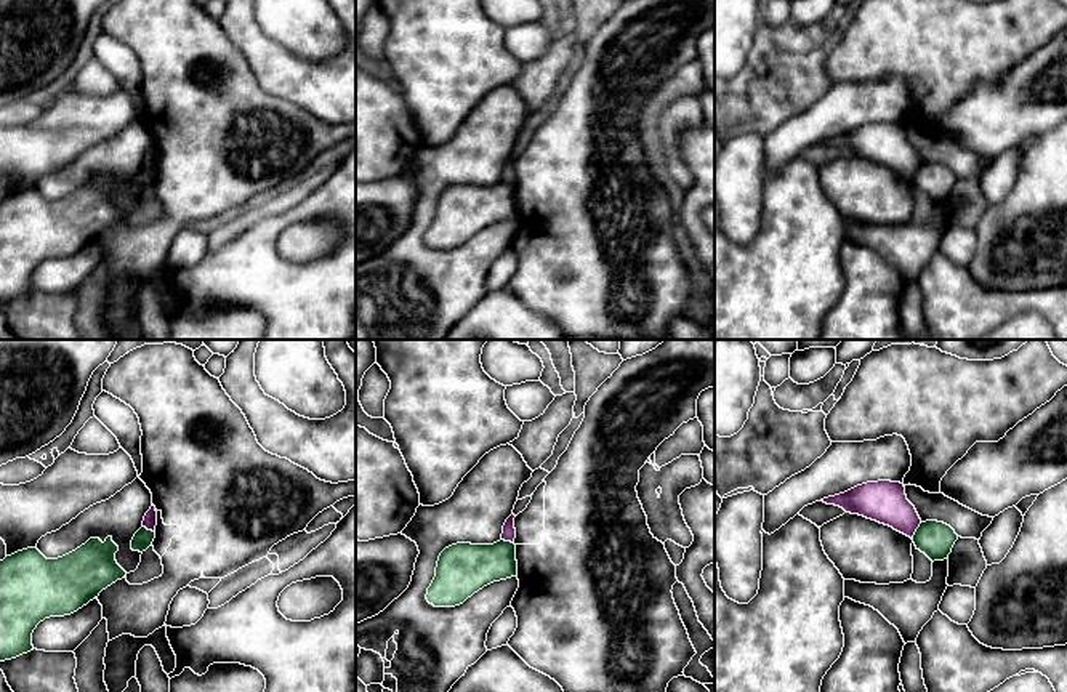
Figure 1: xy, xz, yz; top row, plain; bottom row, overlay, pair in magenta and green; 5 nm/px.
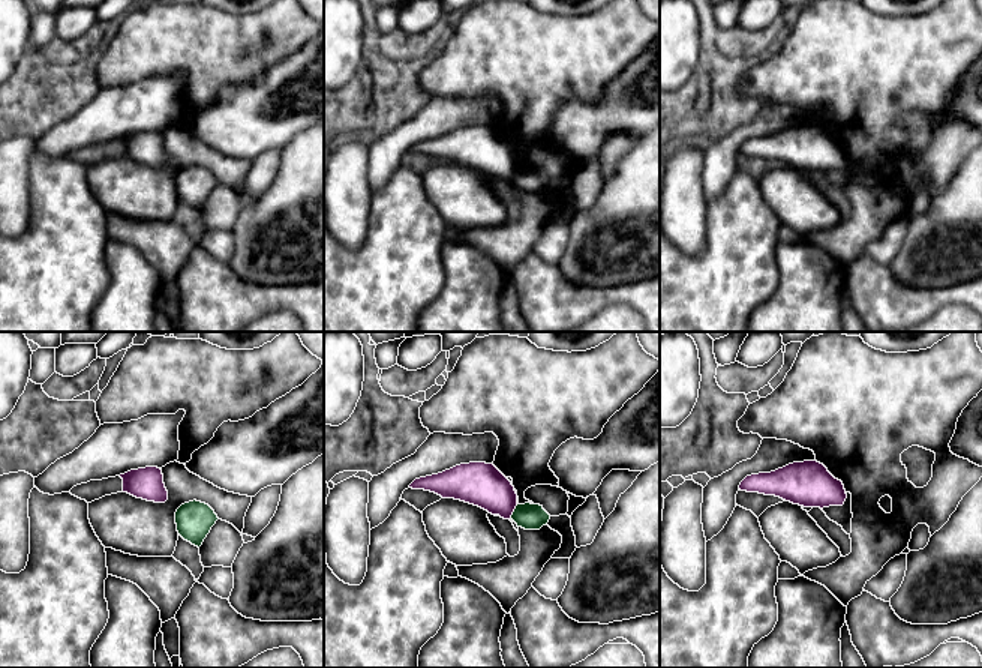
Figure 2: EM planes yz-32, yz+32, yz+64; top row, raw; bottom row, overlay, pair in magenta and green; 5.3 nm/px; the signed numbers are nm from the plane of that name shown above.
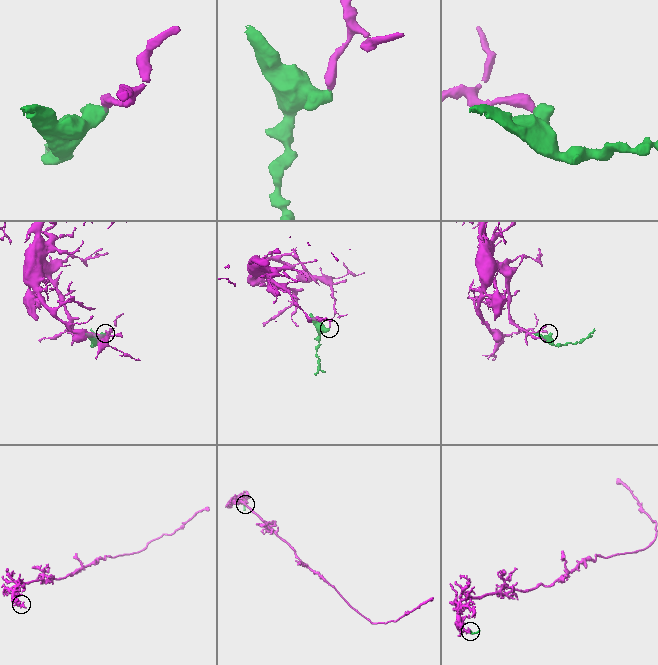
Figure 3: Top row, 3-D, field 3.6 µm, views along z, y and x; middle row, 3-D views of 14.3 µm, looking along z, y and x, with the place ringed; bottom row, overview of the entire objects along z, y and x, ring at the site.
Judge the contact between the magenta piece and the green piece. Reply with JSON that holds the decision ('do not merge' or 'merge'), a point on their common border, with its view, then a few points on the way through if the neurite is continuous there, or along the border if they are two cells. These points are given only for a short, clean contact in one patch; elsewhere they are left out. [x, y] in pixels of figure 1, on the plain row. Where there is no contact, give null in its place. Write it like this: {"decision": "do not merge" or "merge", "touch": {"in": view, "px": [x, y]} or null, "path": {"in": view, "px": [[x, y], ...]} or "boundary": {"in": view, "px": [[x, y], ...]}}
{"decision": "do not merge", "touch": {"in": "yz", "px": [915, 172]}, "boundary": {"in": "yz", "px": [[922, 164], [912, 180]]}}

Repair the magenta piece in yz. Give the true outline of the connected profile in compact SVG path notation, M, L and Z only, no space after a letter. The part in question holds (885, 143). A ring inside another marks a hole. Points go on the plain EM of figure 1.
M878 122L857 127L844 135L820 141L859 155L913 179L921 160L915 147L907 141L900 123Z

